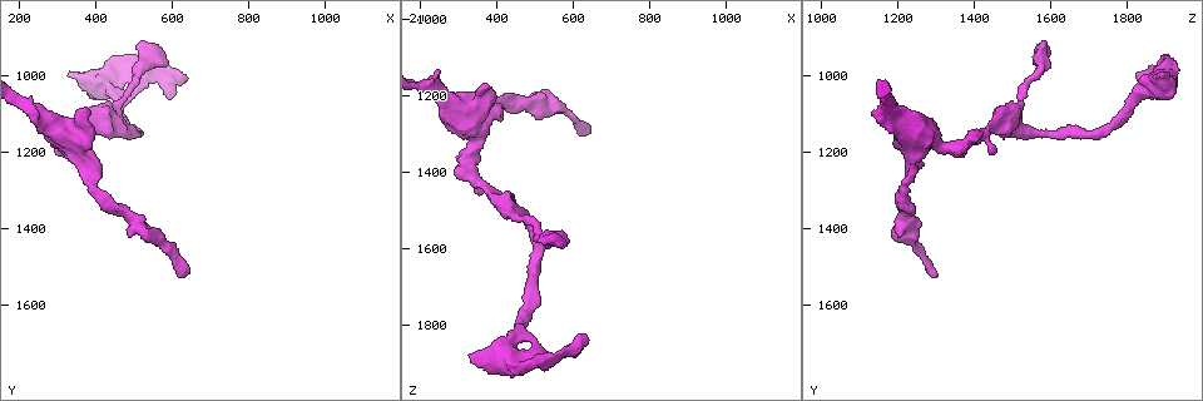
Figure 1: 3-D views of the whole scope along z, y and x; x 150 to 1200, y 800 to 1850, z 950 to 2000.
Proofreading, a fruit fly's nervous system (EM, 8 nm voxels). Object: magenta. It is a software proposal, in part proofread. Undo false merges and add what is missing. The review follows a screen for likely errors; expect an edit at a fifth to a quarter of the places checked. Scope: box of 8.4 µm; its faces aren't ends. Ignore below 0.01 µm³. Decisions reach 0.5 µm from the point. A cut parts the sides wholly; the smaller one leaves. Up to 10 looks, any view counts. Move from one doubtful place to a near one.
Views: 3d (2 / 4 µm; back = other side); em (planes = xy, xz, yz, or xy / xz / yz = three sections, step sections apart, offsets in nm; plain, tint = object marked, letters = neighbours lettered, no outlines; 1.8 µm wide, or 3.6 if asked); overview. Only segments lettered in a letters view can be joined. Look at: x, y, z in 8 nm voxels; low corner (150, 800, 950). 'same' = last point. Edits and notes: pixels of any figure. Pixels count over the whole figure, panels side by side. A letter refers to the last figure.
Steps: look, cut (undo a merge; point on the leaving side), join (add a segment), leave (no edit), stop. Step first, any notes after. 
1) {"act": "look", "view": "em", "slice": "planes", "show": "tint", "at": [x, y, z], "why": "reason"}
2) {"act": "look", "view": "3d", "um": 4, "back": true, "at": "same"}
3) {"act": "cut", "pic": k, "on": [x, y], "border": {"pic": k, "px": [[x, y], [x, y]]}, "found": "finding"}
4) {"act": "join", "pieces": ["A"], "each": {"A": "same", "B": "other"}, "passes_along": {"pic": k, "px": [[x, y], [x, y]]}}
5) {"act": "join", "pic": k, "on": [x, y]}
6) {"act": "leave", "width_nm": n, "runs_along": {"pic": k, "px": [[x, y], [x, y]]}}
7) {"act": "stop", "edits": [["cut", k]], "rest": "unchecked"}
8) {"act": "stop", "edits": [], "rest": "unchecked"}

{"act": "look", "view": "3d", "um": 4, "at": [595, 1000, 1870], "why": "a narrow waist"}

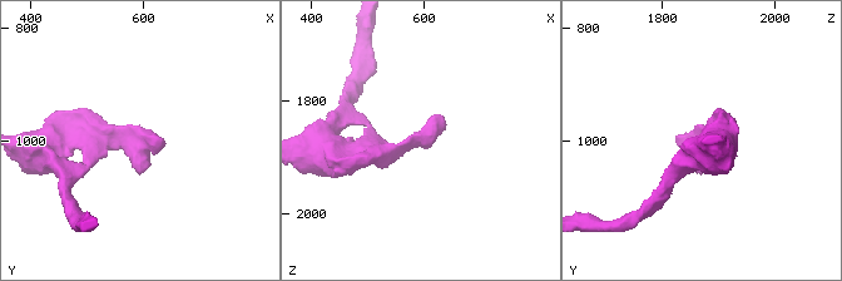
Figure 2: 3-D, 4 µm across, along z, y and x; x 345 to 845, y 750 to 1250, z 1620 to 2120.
{"act": "look", "view": "em", "slice": "xz", "step": 8, "show": "plain", "at": [590, 995, 1870]}

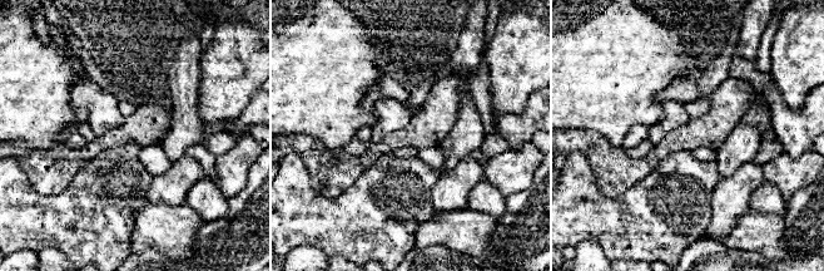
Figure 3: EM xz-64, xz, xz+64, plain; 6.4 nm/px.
{"act": "look", "view": "em", "slice": "xz", "step": 8, "show": "letters", "at": "same", "why": "see the neighbours"}

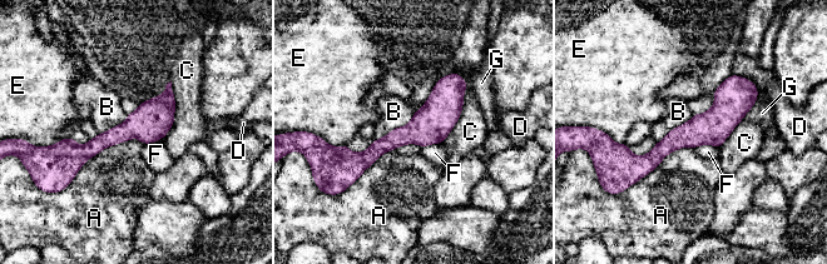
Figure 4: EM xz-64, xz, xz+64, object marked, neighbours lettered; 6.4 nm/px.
{"act": "leave", "longest_contact_nm": ["A", 600], "each": {"A": "other", "B": "other", "C": "other", "D": "other", "E": "other", "F": "other", "G": "other"}, "found": "continuous, no second neuron"}

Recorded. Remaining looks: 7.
{"act": "look", "view": "em", "slice": "planes", "show": "plain", "at": [595, 960, 1585], "why": "free end"}

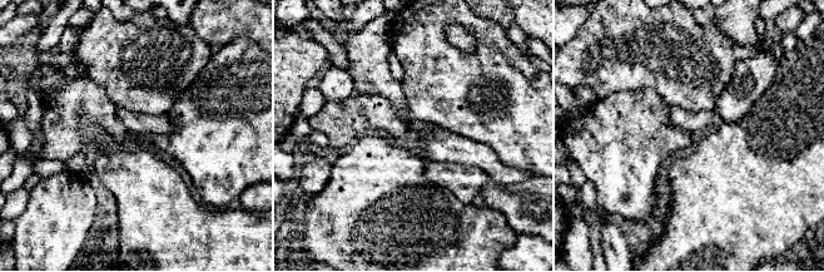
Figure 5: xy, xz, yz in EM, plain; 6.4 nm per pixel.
{"act": "look", "view": "em", "slice": "planes", "show": "letters", "at": "same"}

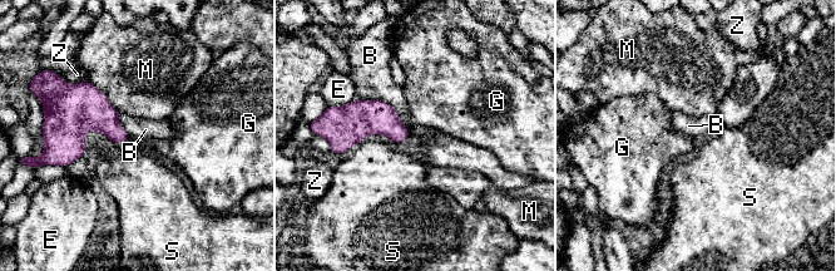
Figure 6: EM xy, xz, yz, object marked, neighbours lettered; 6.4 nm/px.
{"act": "leave", "width_nm": 120, "each": {"B": "other", "E": "other", "G": "other", "M": "other", "S": "other", "Z": "other"}, "border": {"pic": 6, "px": [[357, 98], [386, 102], [410, 134]]}, "found": "none of them fits"}

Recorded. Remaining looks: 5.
{"act": "look", "view": "em", "slice": "xy", "step": 4, "show": "letters", "at": [340, 1005, 1900], "why": "free end"}

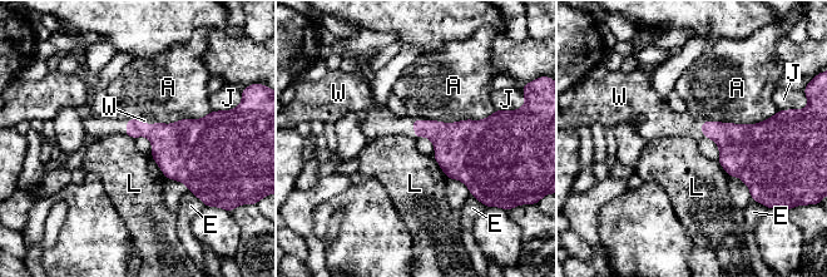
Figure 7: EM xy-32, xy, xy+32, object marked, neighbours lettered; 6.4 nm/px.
{"act": "join", "pieces": ["W"], "width_nm": 140, "each": {"A": "other", "E": "other", "J": "other", "L": "other", "W": "same"}, "passes_along": {"pic": 7, "px": [[439, 133], [415, 118], [380, 122]]}, "found": "it goes on there"}

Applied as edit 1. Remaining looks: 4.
{"act": "look", "view": "em", "um": 3.6, "slice": "planes", "show": "letters", "at": [380, 1135, 1440], "why": "abrupt turn"}

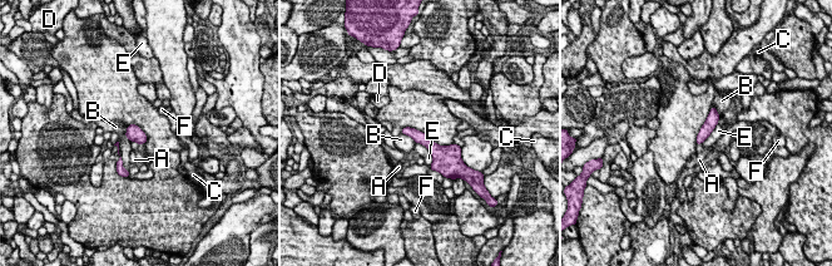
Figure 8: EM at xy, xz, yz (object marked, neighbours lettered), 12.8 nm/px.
{"act": "leave", "each": {"A": "other", "B": "other", "C": "other", "D": "other", "E": "other", "F": "other"}, "border": {"pic": 8, "px": [[416, 142], [430, 153], [430, 166]]}, "found": "continuous, no second neuron"}

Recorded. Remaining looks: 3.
{"act": "stop", "edits": [["join", 7]], "rest": "unchecked"}

